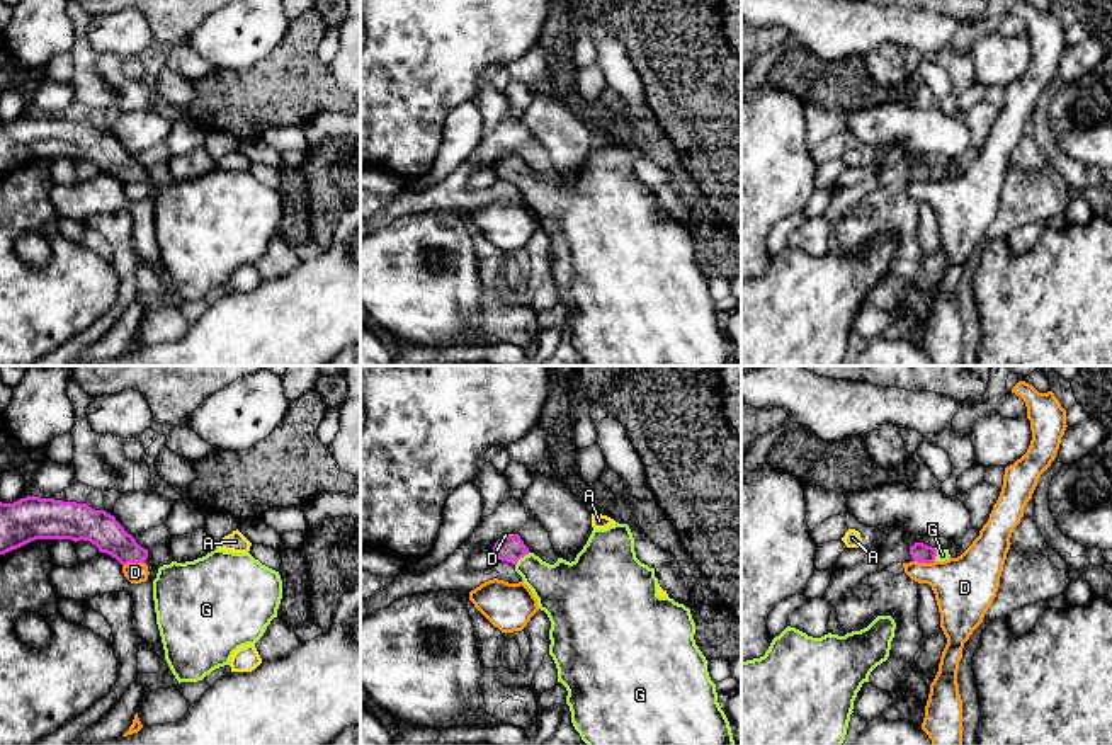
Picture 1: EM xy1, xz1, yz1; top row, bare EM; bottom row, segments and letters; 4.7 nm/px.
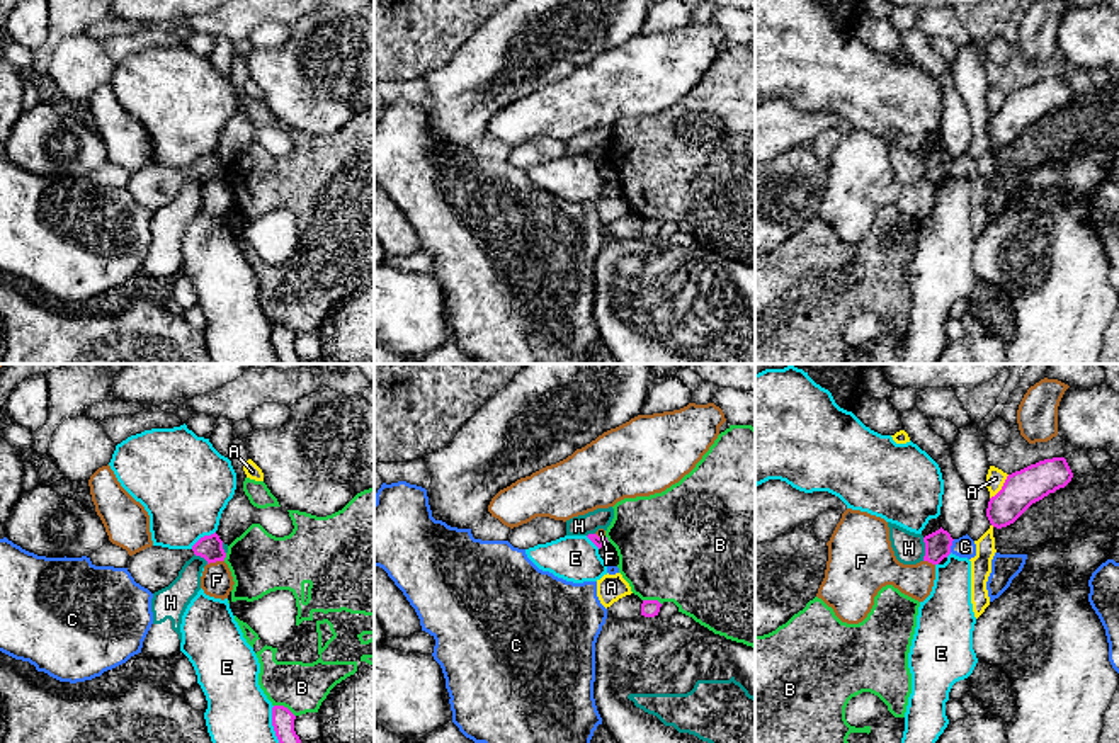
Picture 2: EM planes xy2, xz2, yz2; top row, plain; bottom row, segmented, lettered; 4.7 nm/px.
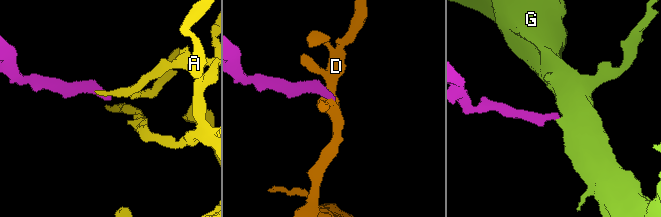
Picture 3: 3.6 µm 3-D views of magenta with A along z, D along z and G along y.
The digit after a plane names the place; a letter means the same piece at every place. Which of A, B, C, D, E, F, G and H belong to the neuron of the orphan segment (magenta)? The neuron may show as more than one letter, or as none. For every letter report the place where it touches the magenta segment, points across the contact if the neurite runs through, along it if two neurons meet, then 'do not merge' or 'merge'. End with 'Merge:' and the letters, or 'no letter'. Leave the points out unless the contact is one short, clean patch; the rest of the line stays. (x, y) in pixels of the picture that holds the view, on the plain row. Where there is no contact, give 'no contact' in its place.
A: contact yz2 (1002, 106); do not merge
B: contact xy2 (283, 325); do not merge
C: contact yz2 (951, 164); border yz2 (954, 158), (949, 170); do not merge
D: contact xy1 (133, 181); border xy1 (143, 181), (128, 181), (123, 186); do not merge
E: contact xy2 (204, 155); do not merge
F: contact xy2 (215, 181); border xy2 (223, 179), (208, 184); do not merge
G: contact xz1 (521, 176); way xz1 (512, 167), (521, 176), (544, 199), (561, 208); merge
H: contact yz2 (925, 169); do not merge
Merge: G

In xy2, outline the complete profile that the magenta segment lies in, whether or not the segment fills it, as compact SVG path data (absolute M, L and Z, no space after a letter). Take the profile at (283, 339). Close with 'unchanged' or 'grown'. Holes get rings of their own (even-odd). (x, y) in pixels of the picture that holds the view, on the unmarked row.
M284 325L272 326L272 345L281 364L299 364L301 359L294 350L296 335Z; unchanged

